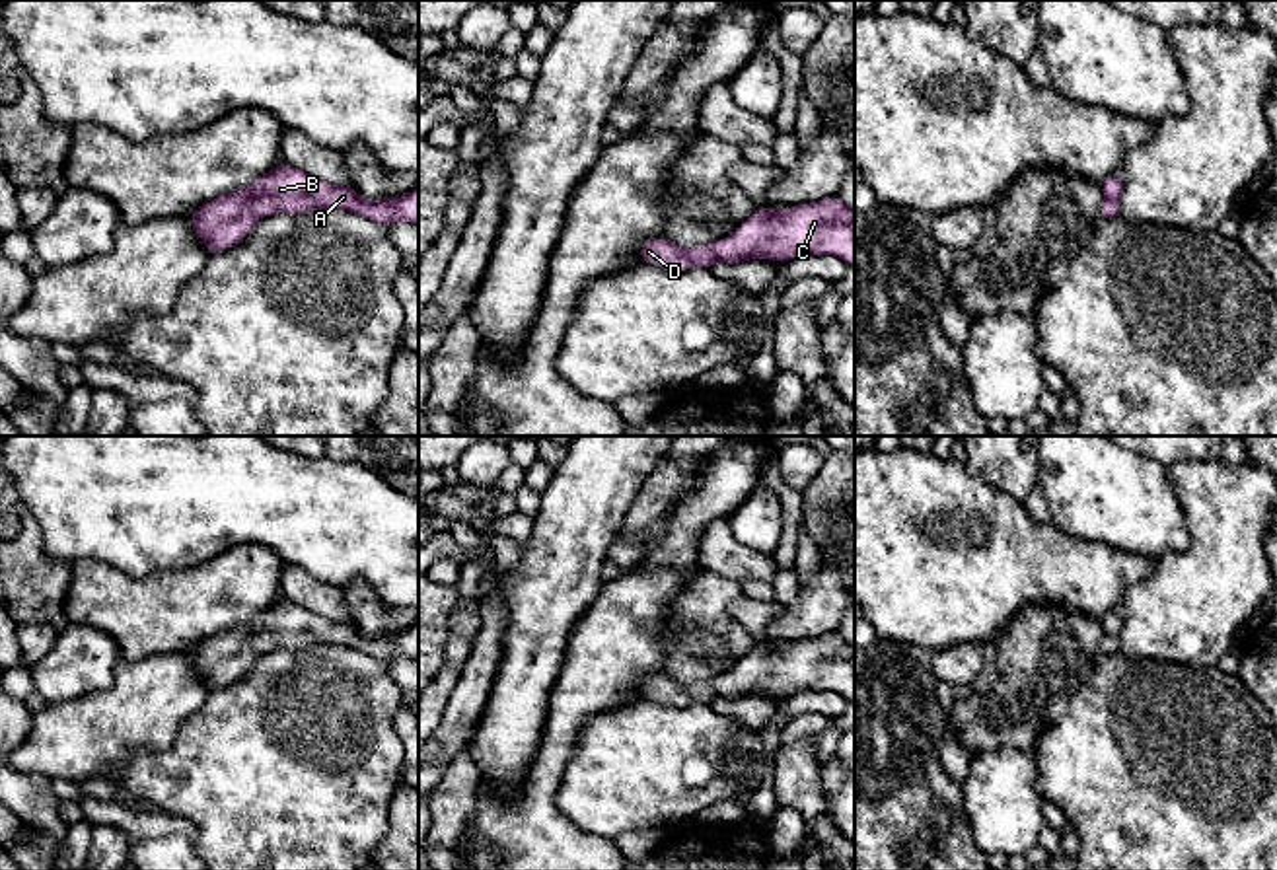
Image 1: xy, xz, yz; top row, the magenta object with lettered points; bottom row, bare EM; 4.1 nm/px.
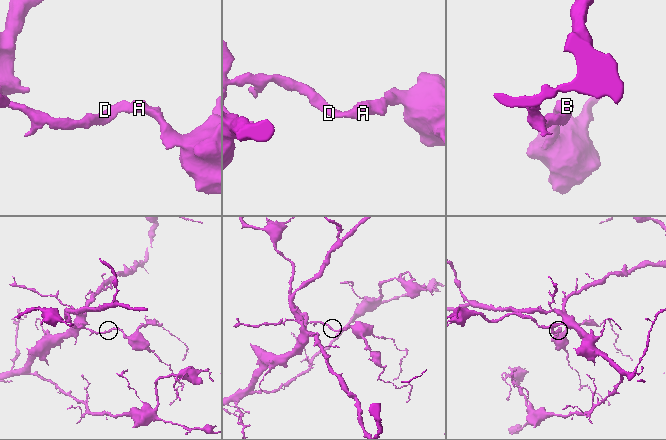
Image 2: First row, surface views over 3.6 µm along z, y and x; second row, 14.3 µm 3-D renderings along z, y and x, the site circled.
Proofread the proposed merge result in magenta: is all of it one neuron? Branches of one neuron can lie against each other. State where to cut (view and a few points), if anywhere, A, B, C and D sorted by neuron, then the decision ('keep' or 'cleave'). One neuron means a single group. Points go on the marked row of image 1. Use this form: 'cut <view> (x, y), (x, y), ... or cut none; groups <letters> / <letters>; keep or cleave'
cut none; groups A B C D; keep

